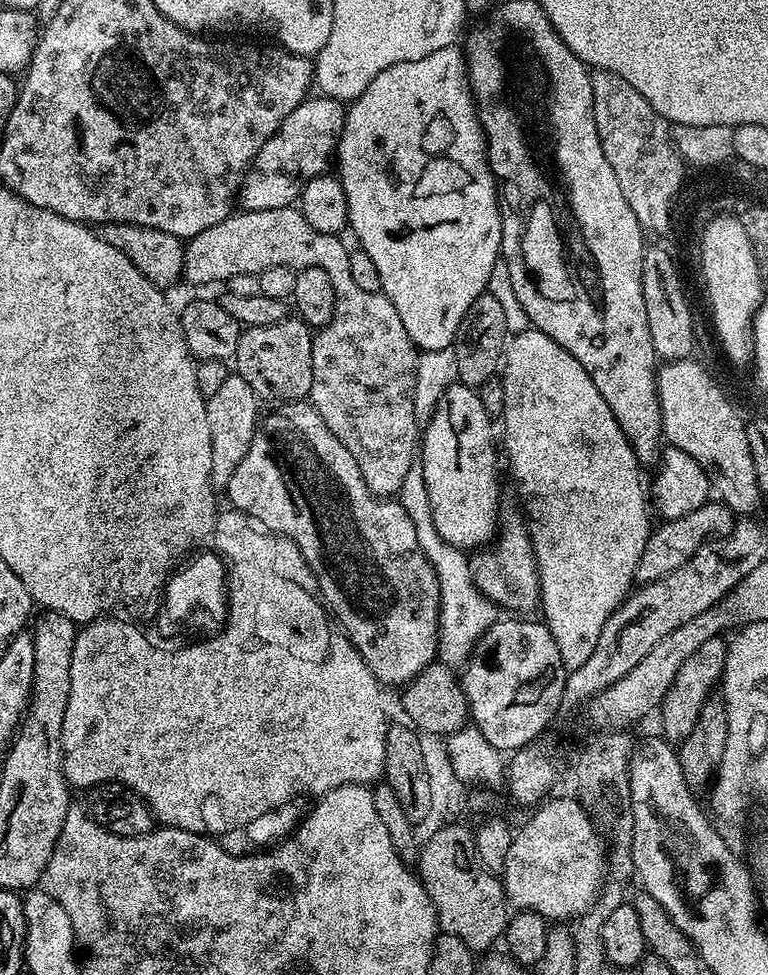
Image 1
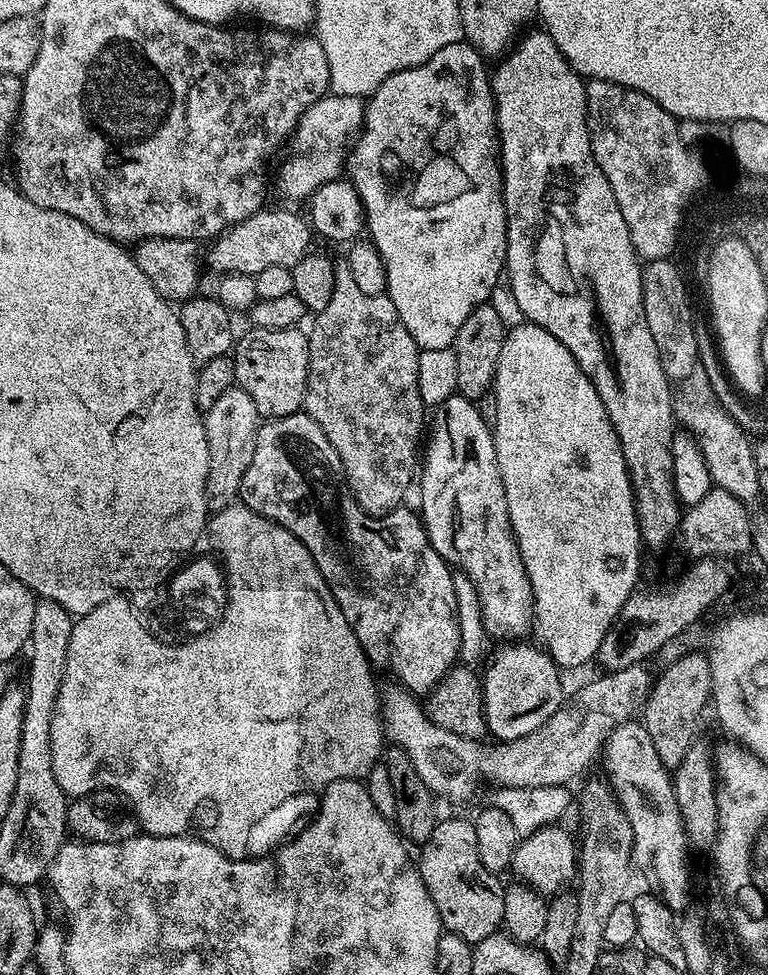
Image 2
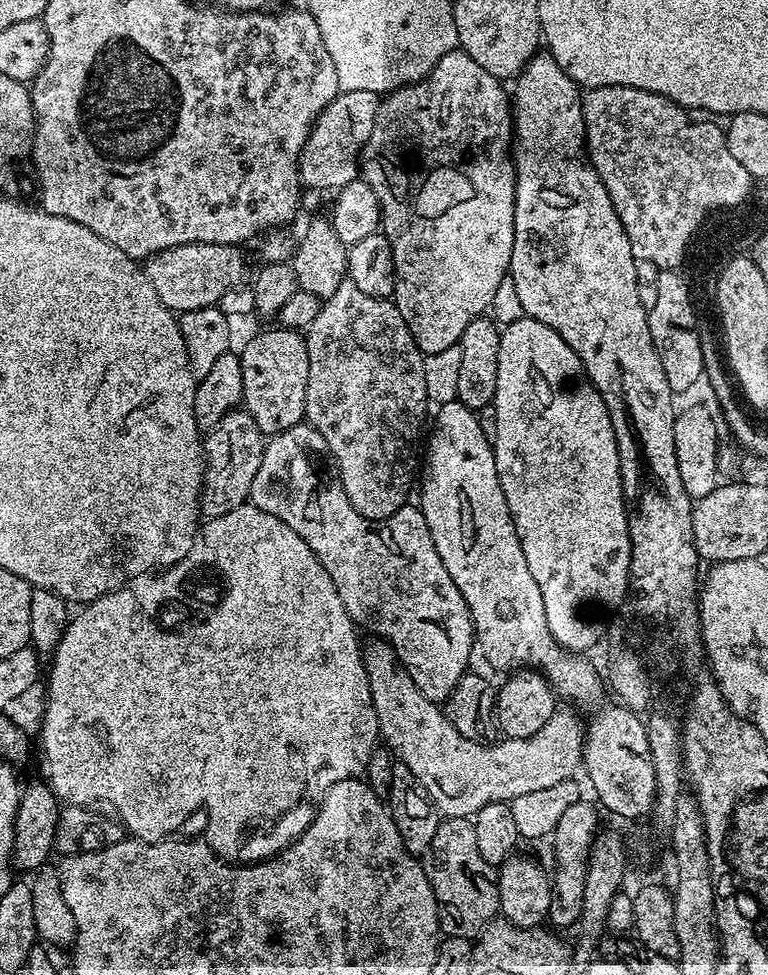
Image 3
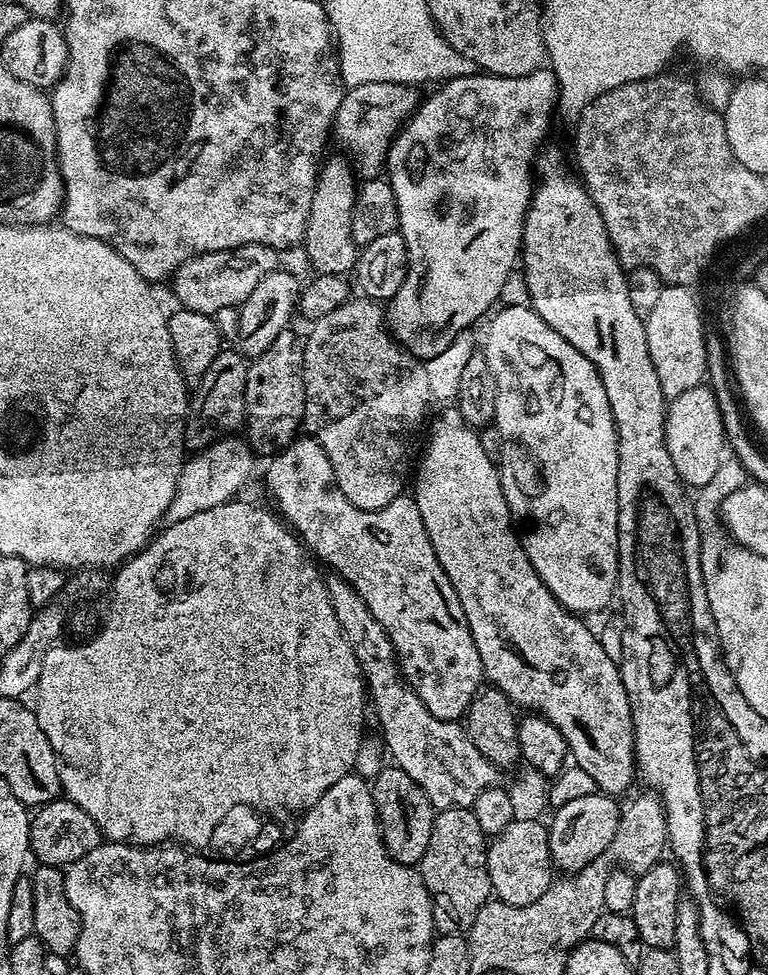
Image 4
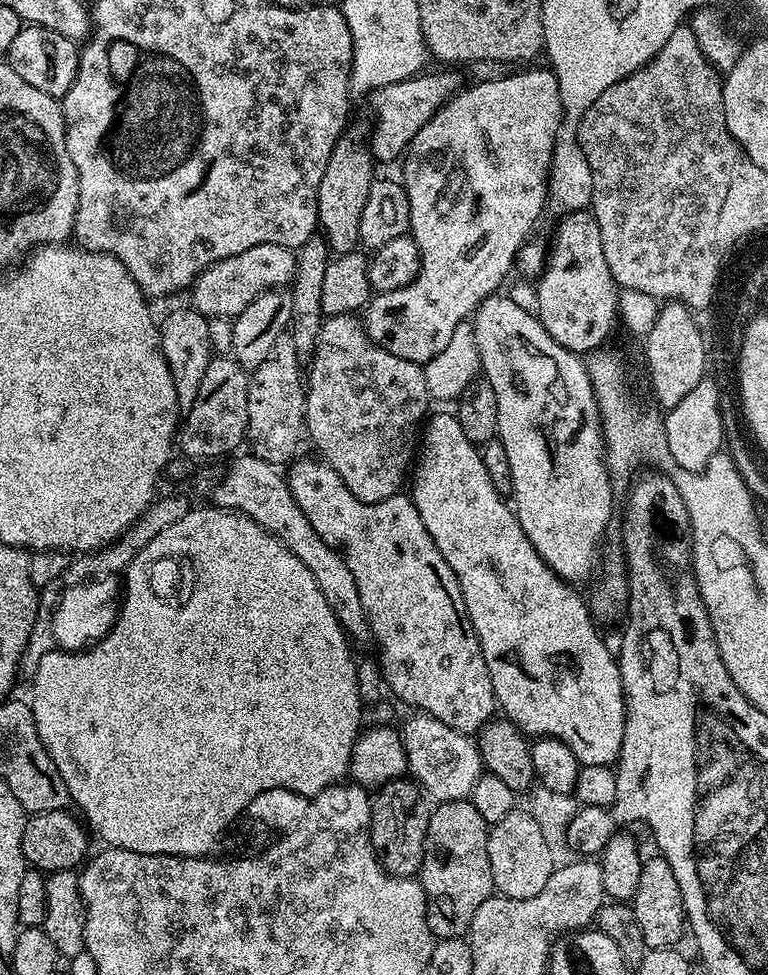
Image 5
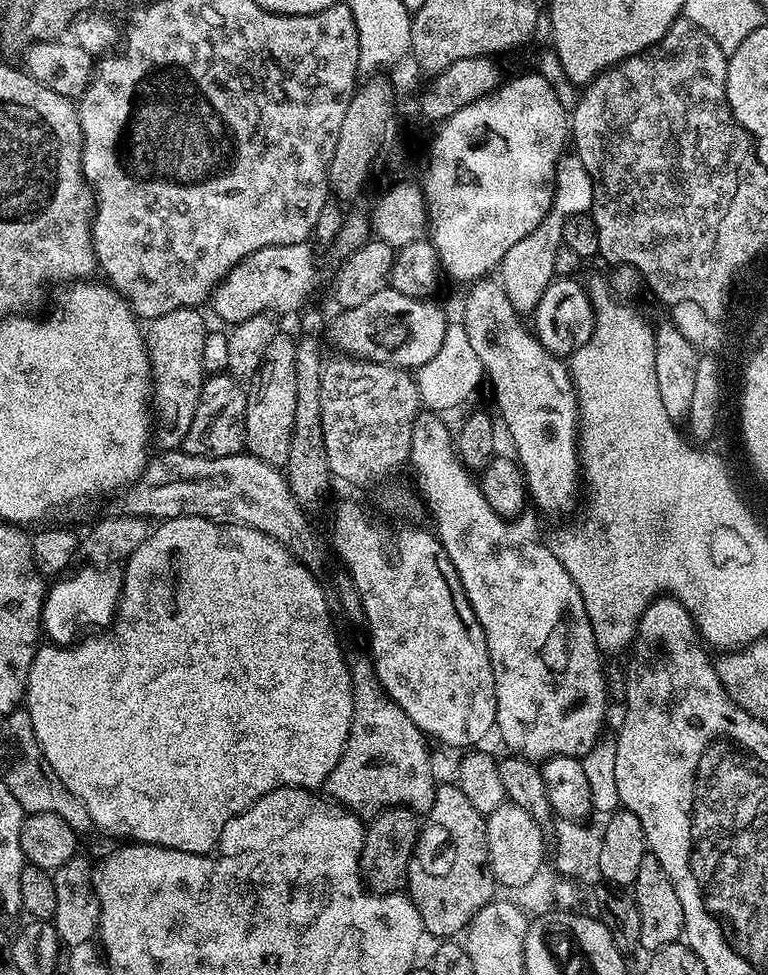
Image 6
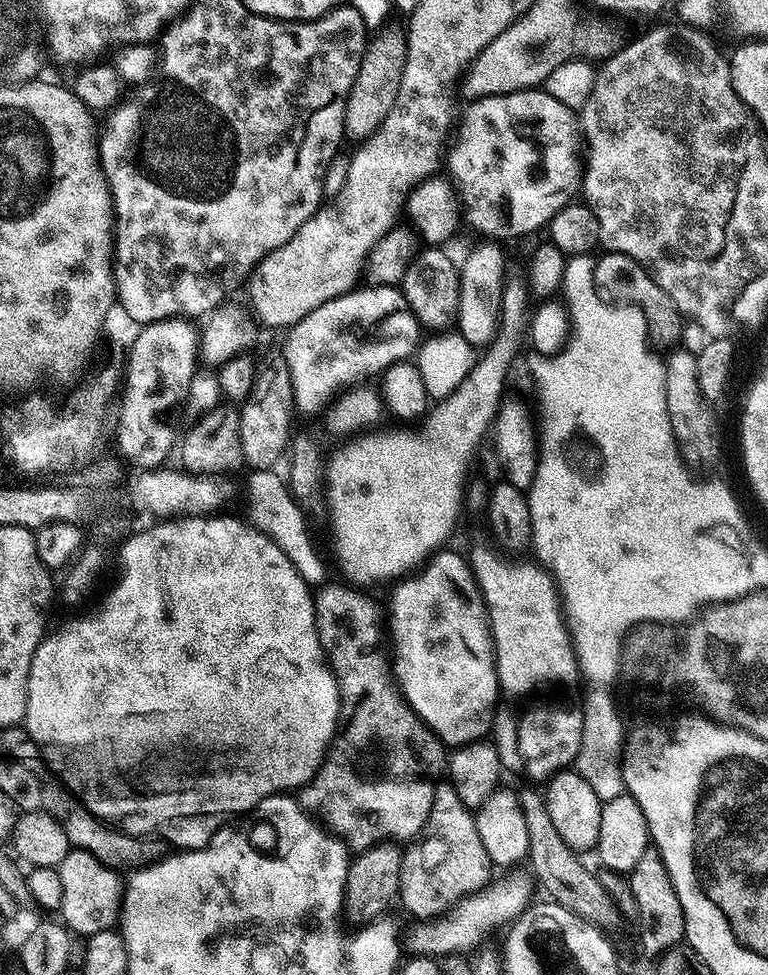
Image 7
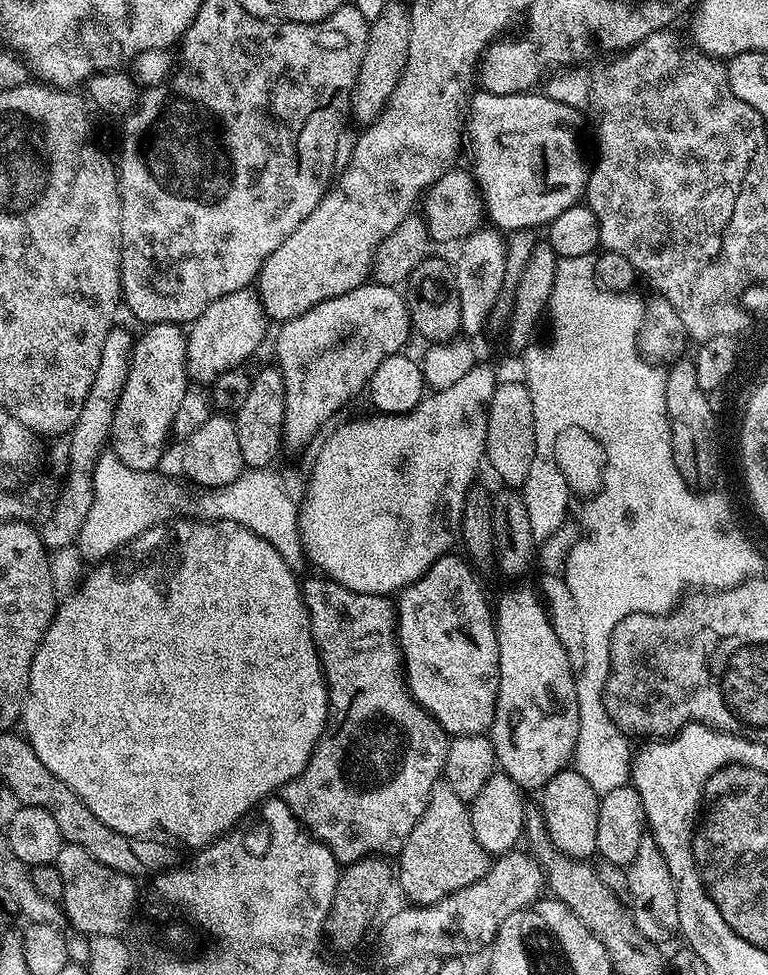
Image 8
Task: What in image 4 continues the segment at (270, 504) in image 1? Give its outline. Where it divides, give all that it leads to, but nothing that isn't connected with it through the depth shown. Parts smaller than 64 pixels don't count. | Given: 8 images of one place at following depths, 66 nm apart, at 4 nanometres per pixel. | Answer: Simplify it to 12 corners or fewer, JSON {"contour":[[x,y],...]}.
{"contour":[[319,442],[267,461],[305,549],[354,588],[434,718],[486,677],[415,499],[342,494]]}

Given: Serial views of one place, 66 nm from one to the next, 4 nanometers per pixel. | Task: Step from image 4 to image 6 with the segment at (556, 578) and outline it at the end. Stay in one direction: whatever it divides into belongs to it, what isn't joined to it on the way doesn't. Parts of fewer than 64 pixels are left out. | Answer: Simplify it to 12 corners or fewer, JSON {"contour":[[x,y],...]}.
{"contour":[[499,279],[462,323],[492,383],[527,495],[581,491],[580,405]]}

